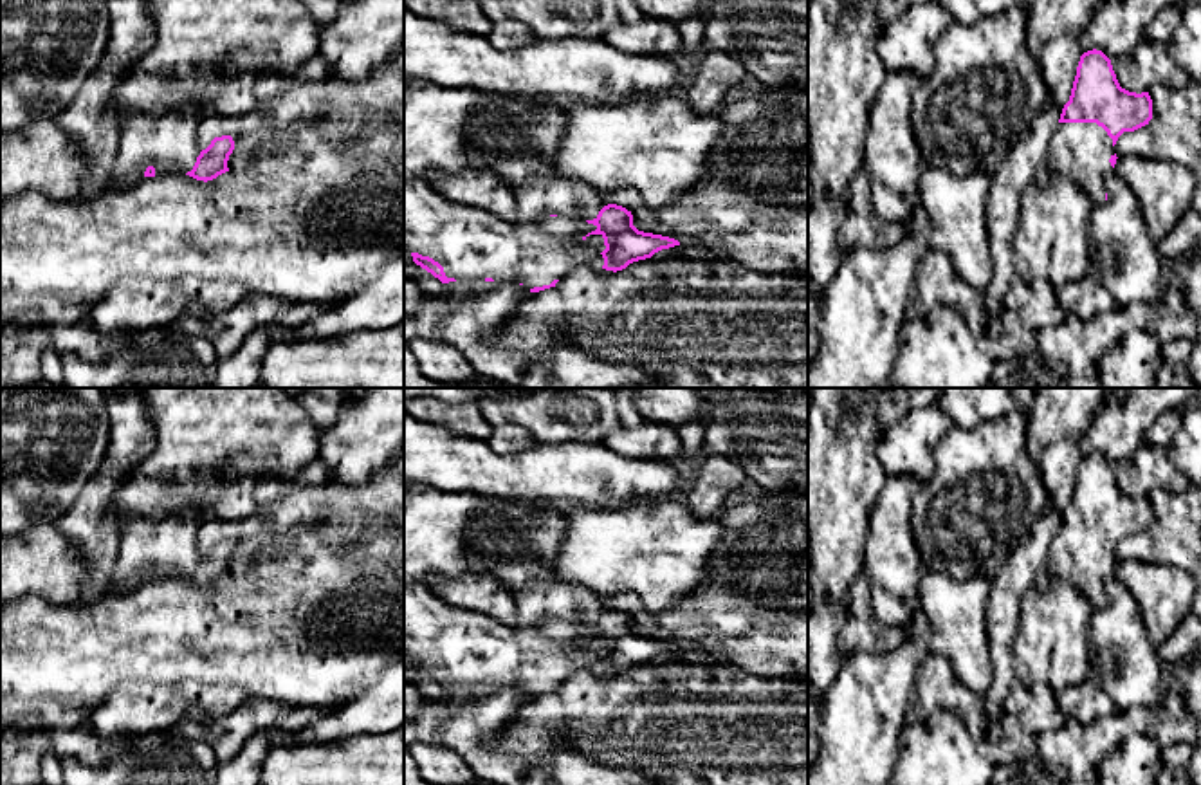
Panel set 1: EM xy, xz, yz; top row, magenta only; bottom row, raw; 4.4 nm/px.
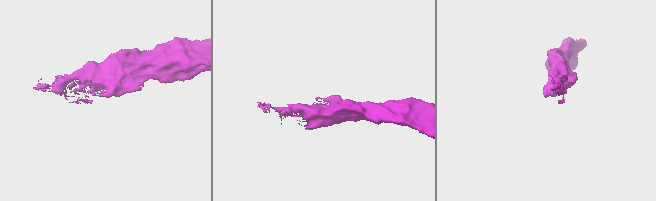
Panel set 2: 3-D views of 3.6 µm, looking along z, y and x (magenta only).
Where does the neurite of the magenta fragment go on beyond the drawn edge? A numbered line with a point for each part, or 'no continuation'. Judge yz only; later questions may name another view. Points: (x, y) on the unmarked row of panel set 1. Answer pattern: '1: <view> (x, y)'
1: yz (1081, 556)

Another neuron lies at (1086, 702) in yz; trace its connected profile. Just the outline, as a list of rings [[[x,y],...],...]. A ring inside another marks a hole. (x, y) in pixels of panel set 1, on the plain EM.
[[[1091,680],[1066,688],[1055,697],[1064,715],[1080,725],[1089,725],[1102,718],[1118,715],[1107,695]]]

